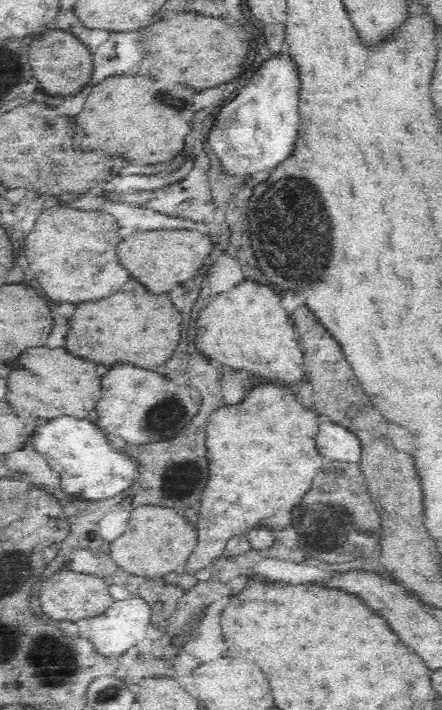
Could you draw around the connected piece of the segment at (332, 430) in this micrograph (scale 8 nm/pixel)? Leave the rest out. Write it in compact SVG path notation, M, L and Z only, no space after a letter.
M327 421L316 434L316 448L325 462L340 461L358 464L361 460L360 439L347 428Z

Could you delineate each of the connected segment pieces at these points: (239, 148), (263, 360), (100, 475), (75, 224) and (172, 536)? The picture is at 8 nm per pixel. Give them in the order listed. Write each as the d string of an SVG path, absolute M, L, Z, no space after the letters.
M276 54L276 58L266 60L254 78L231 100L220 114L216 112L214 128L207 135L207 141L214 154L222 163L223 169L236 176L252 175L264 170L272 172L288 152L292 152L292 144L296 144L296 132L298 132L298 96L300 96L300 74L296 68L296 62L290 58L290 54Z
M250 279L242 281L236 288L218 294L200 314L200 320L196 336L196 350L202 352L206 360L216 360L220 367L232 367L240 369L251 377L262 380L262 382L276 382L286 387L302 381L306 376L306 368L303 365L303 349L299 343L298 334L288 318L288 312L280 306L280 296L272 290L271 286L252 282Z
M72 416L50 420L46 426L40 426L34 432L32 444L48 460L52 470L60 475L61 490L64 488L64 492L70 496L80 496L80 500L114 498L140 478L139 461L134 456L114 450L100 432L100 427L90 420L78 420Z
M58 204L38 216L34 230L26 238L24 256L46 296L56 302L80 304L106 298L130 280L128 270L118 264L116 248L120 242L116 218L108 212L84 212Z
M140 506L132 512L126 532L114 540L110 550L114 562L130 574L152 578L163 577L169 572L180 571L196 548L198 533L195 525L172 508L162 506Z

